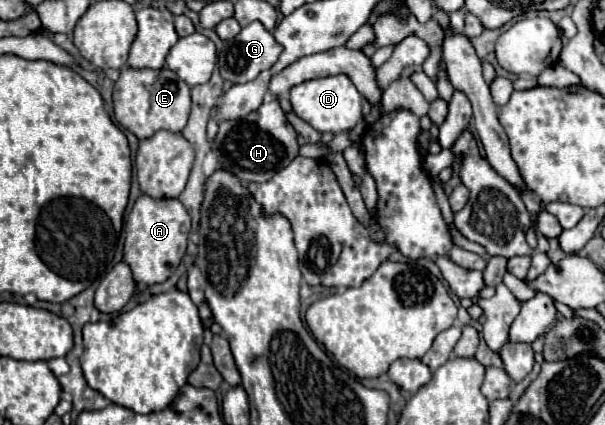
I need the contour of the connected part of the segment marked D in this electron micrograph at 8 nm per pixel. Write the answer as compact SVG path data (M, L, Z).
M335 74L335 76L325 76L317 80L307 80L303 84L297 84L291 88L291 104L295 114L309 122L315 130L319 132L331 132L339 134L343 130L355 128L355 124L361 120L361 94L357 92L355 84L349 80L345 74Z

